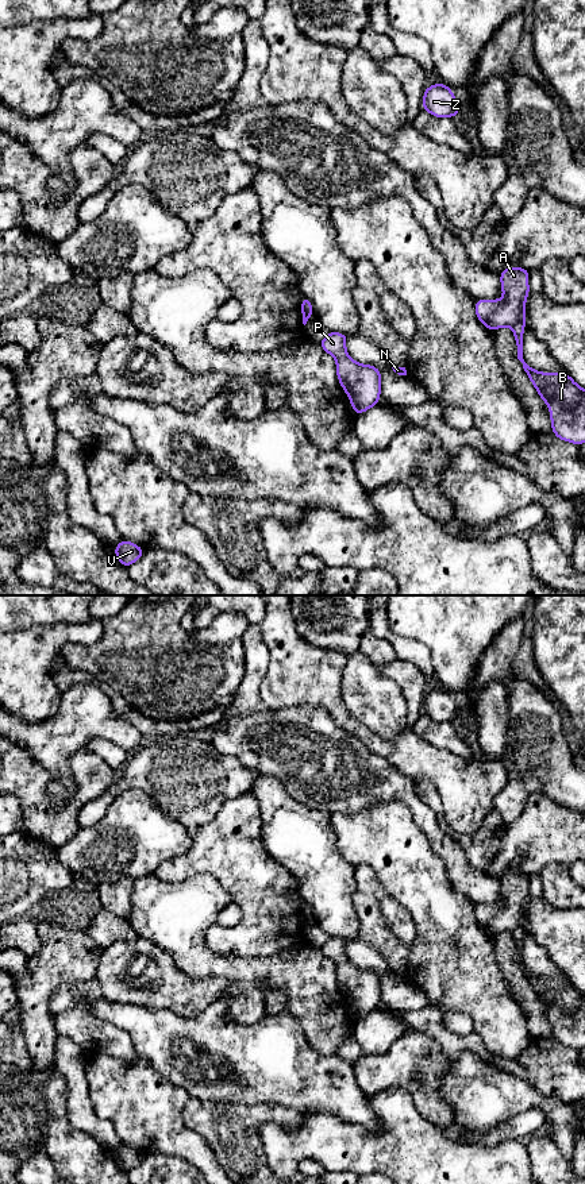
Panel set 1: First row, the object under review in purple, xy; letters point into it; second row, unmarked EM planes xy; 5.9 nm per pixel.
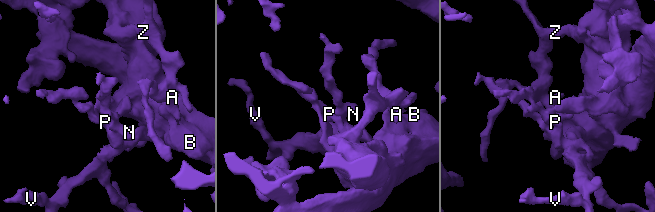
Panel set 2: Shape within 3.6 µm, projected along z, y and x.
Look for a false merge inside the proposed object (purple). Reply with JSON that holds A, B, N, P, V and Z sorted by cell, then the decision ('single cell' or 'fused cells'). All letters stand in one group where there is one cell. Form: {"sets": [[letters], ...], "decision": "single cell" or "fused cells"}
{"sets": [["A", "N", "P", "V", "Z"], ["B"]], "decision": "fused cells"}

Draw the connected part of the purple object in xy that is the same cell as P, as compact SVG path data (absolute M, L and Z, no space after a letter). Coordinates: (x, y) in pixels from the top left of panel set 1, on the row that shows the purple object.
M330 332L319 344L335 358L339 383L358 414L378 404L381 373L374 366L354 362L346 351L346 339L347 335Z

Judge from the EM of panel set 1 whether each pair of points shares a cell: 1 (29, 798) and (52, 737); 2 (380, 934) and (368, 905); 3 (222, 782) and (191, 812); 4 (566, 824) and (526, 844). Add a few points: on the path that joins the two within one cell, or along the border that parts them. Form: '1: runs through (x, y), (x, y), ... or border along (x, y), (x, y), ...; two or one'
1: border along (18, 743), (50, 775), (49, 795); two
2: runs through (373, 928), (372, 911); one
3: runs through (214, 789), (199, 803); one
4: runs through (557, 833), (543, 833), (535, 839); one

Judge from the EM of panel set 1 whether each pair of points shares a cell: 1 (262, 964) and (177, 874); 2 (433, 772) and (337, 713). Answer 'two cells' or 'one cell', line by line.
1: two cells
2: one cell

